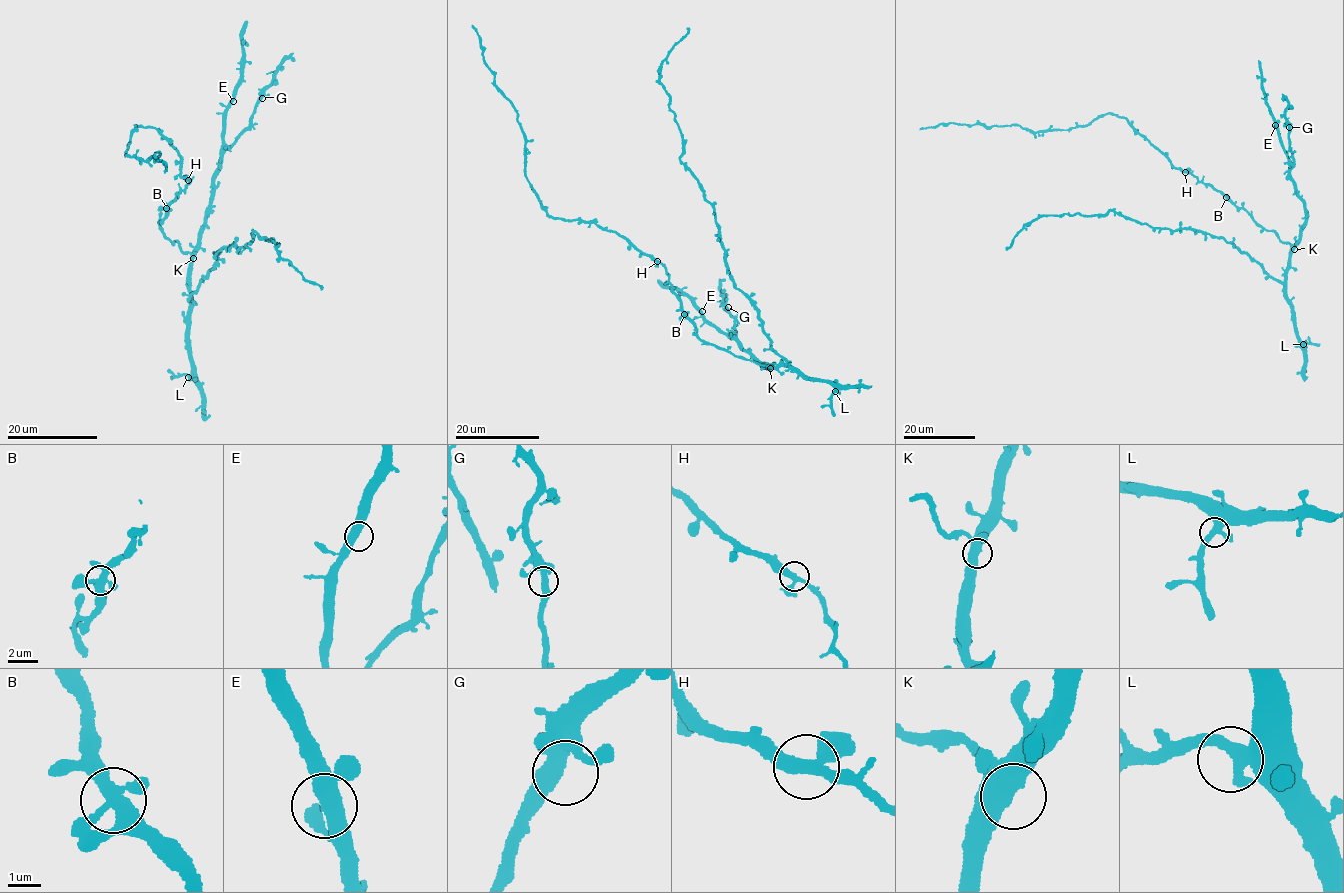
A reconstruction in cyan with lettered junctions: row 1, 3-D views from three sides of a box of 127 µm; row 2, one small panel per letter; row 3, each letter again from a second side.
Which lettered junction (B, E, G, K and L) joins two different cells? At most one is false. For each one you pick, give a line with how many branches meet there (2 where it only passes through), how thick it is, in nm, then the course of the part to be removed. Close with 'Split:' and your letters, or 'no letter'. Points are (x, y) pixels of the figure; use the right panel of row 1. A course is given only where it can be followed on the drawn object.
Split: no letter

